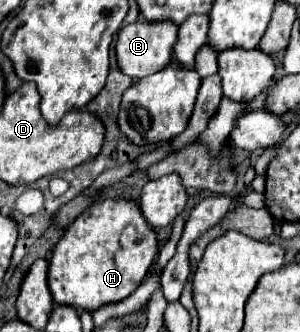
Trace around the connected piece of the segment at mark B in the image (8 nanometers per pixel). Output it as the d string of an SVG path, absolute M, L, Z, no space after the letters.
M137 20L135 24L125 26L119 32L117 44L115 44L119 70L131 76L133 80L141 80L149 74L163 70L171 62L171 48L175 44L175 32L177 32L177 26L173 24L145 24L145 20Z

